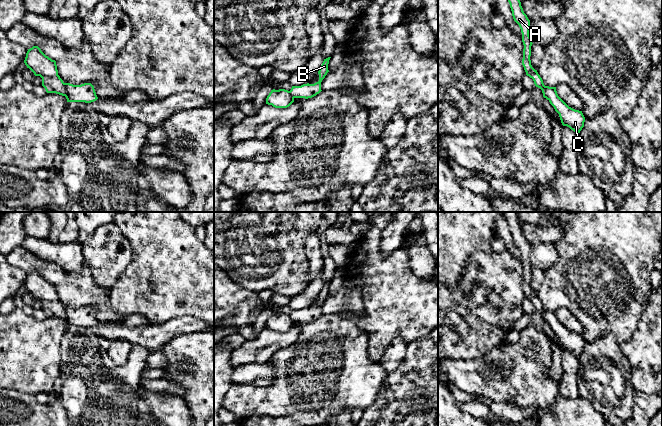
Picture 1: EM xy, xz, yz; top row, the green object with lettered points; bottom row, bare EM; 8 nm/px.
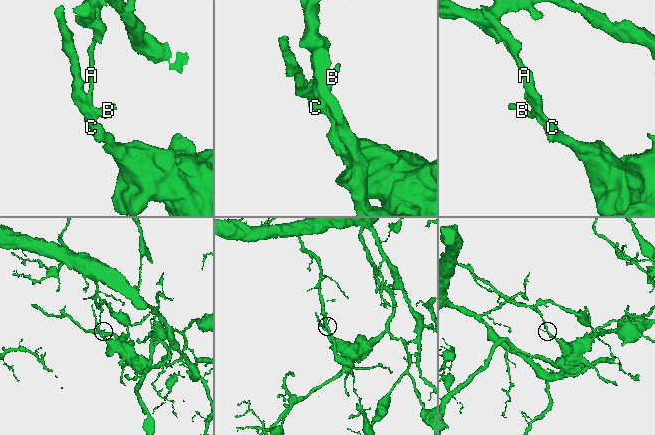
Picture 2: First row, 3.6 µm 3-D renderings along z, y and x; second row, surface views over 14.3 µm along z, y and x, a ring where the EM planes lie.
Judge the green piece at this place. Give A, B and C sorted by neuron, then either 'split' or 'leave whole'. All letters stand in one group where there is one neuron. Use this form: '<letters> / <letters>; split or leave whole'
A B C; leave whole

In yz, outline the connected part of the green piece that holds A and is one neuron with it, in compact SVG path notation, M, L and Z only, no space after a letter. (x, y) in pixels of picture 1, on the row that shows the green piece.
M508 0L514 21L519 25L524 45L522 65L526 75L533 79L536 87L540 88L546 98L559 114L563 126L569 127L578 135L584 127L585 117L582 111L569 107L557 94L556 87L545 86L542 78L531 65L532 41L529 36L530 20L524 13L520 0Z

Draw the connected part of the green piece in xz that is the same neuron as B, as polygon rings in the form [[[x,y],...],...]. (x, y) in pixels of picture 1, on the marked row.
[[[331,57],[324,59],[318,74],[319,81],[314,84],[303,84],[301,86],[292,86],[291,90],[279,89],[271,90],[266,98],[266,104],[272,105],[275,108],[287,108],[293,102],[295,98],[312,98],[319,94],[321,90],[321,82],[329,72],[328,64]]]

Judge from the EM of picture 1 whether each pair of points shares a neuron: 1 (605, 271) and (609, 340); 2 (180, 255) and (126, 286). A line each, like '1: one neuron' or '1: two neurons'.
1: two neurons
2: one neuron

